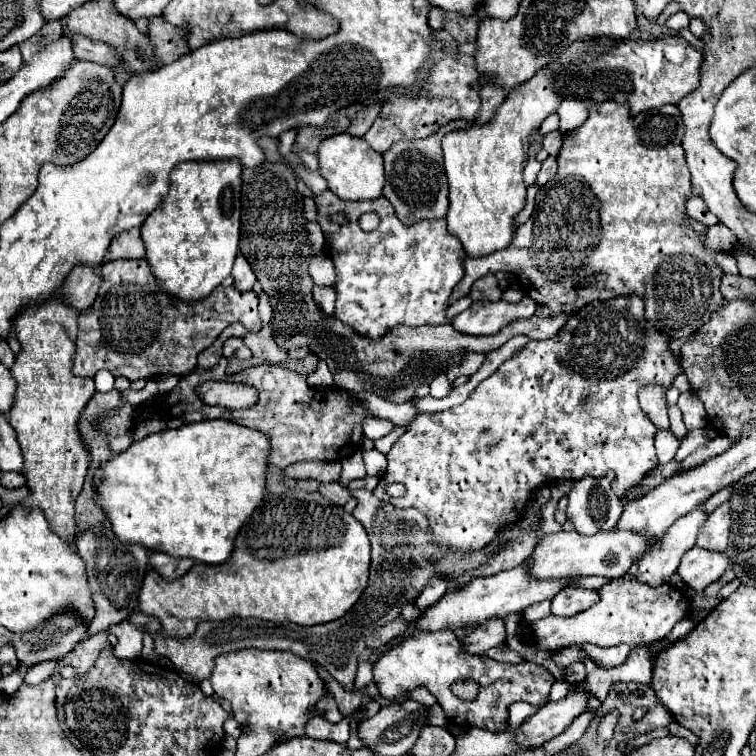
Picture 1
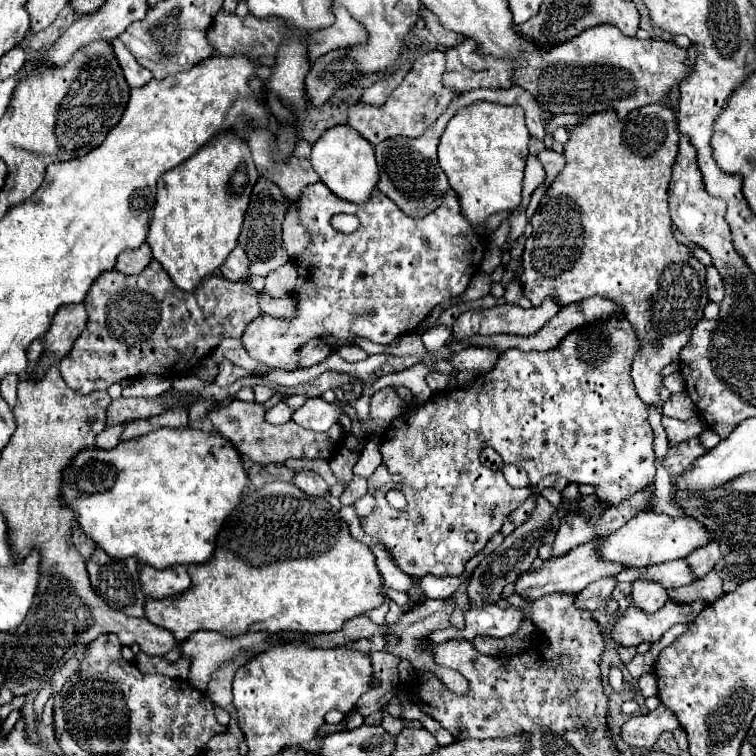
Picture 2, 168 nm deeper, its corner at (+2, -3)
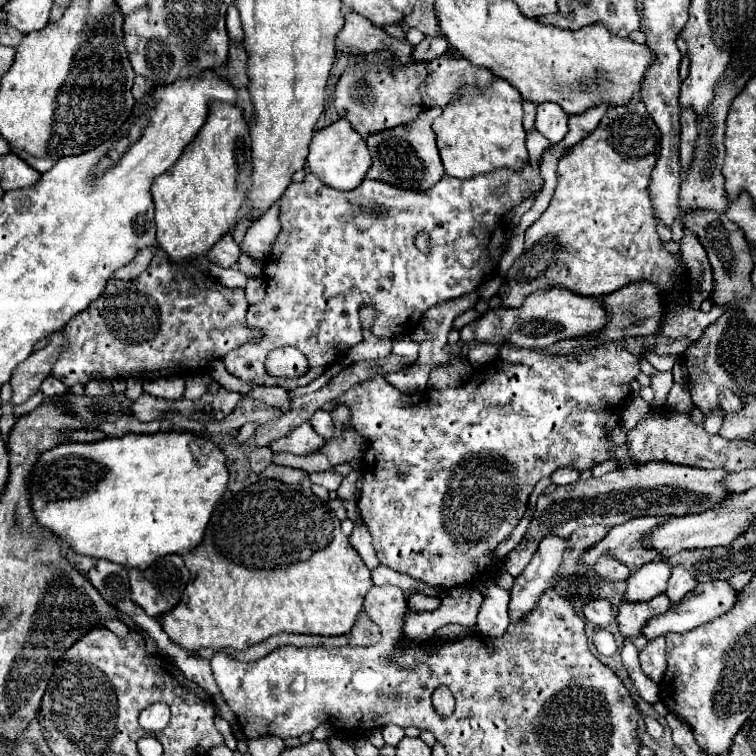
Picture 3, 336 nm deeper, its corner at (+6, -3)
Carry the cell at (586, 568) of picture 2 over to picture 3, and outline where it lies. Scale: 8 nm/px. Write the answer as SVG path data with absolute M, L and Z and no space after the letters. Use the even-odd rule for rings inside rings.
M644 516L636 520L628 520L626 524L612 526L610 532L596 542L592 548L584 550L580 556L580 566L582 568L592 568L600 556L610 556L630 570L638 570L640 566L656 560L656 552L648 552L648 548L640 548L636 540L640 540L640 532L648 532L652 524L658 524L664 518L654 518L654 516Z

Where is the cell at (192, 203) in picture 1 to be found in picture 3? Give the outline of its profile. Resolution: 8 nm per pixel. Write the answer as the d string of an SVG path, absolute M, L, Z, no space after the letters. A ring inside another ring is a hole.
M212 102L208 120L200 128L198 136L184 148L178 162L158 176L152 184L152 198L156 206L156 246L168 254L172 264L180 264L190 258L206 256L208 250L234 226L238 216L248 204L248 188L252 186L252 140L240 108L234 104Z

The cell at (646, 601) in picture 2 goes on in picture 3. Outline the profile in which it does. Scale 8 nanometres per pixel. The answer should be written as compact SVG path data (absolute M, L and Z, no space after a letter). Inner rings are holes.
M660 594L648 602L622 602L618 610L620 634L624 638L640 636L640 628L646 624L646 620L664 614L668 608L670 608L670 600L666 594Z

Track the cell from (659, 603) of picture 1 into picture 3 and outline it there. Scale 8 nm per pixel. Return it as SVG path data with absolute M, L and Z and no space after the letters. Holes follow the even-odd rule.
M726 580L698 583L696 588L684 600L672 604L666 614L650 618L644 624L644 628L642 628L642 636L648 638L648 640L652 640L652 638L664 636L668 632L688 632L688 630L694 630L694 628L702 626L704 622L710 622L712 618L716 618L716 616L724 614L726 610L730 610L734 602L736 602L736 592L728 586Z

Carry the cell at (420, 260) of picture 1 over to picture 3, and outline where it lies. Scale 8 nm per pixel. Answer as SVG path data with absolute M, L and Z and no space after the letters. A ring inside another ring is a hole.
M530 164L520 170L520 172L508 172L508 170L500 170L500 172L492 172L492 174L480 174L480 176L474 176L470 180L460 180L460 178L452 178L452 176L442 176L442 180L432 186L426 194L420 194L420 192L412 192L412 190L402 190L402 188L396 188L396 186L390 186L390 184L380 184L378 180L364 180L356 190L350 190L350 192L340 192L340 190L332 190L330 186L322 184L314 174L306 174L306 178L302 182L292 182L288 186L288 190L284 192L284 196L280 198L282 202L282 208L280 208L280 224L282 224L282 230L274 242L274 248L272 252L268 254L266 258L266 264L264 264L264 280L268 284L268 296L260 302L260 304L254 304L248 308L248 314L246 314L246 322L248 322L248 328L254 328L260 332L260 338L254 340L254 342L246 342L242 348L236 348L232 352L228 352L224 356L224 364L226 364L226 370L240 376L242 380L252 380L252 382L258 382L258 384L264 384L264 386L282 386L286 390L292 390L296 386L306 386L310 384L316 376L320 376L328 364L334 364L336 360L340 360L344 356L344 352L348 352L354 344L358 344L362 340L362 334L360 334L360 320L358 320L358 308L364 306L364 304L372 304L376 308L376 322L372 326L372 334L376 338L396 338L400 334L410 334L422 320L424 312L440 302L446 302L446 300L452 300L452 298L460 298L464 294L470 294L472 290L476 290L482 280L492 272L496 270L498 266L498 260L502 256L500 252L500 246L504 242L504 220L502 216L508 212L504 210L504 204L520 204L524 198L528 198L534 190L540 190L542 188L542 176L540 176L540 170L538 168L532 168ZM490 190L498 190L498 192L504 192L510 196L510 198L496 198L498 192L492 192ZM420 230L426 230L428 236L430 236L430 248L432 252L430 254L422 254L416 250L414 246L414 238ZM284 346L294 346L298 348L306 358L308 358L308 372L294 378L294 380L284 380L284 378L276 378L272 374L266 372L266 356L268 352L276 350L276 348L284 348Z

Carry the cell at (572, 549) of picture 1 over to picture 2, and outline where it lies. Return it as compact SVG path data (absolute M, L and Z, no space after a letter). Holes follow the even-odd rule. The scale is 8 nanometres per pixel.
M646 510L628 520L620 530L608 534L608 538L602 538L600 558L622 562L632 568L642 568L648 564L662 564L676 558L686 558L690 552L702 548L704 544L710 544L712 540L716 540L714 532L694 518L672 518L668 514Z

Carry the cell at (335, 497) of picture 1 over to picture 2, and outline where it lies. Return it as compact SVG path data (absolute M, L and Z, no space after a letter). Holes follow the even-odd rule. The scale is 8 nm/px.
M310 470L294 474L292 484L296 484L308 496L324 496L328 492L328 484L318 474L314 474Z

